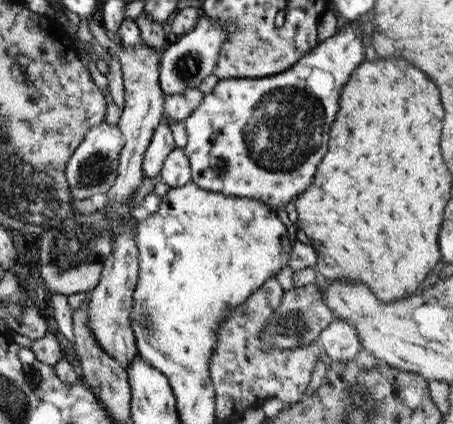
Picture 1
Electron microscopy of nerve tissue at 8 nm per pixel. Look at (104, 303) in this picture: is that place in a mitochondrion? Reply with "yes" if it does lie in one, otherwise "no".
no

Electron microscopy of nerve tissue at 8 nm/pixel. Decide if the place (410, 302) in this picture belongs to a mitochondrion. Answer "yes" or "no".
no

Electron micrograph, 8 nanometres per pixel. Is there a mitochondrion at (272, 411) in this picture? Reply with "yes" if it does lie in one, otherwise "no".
no

